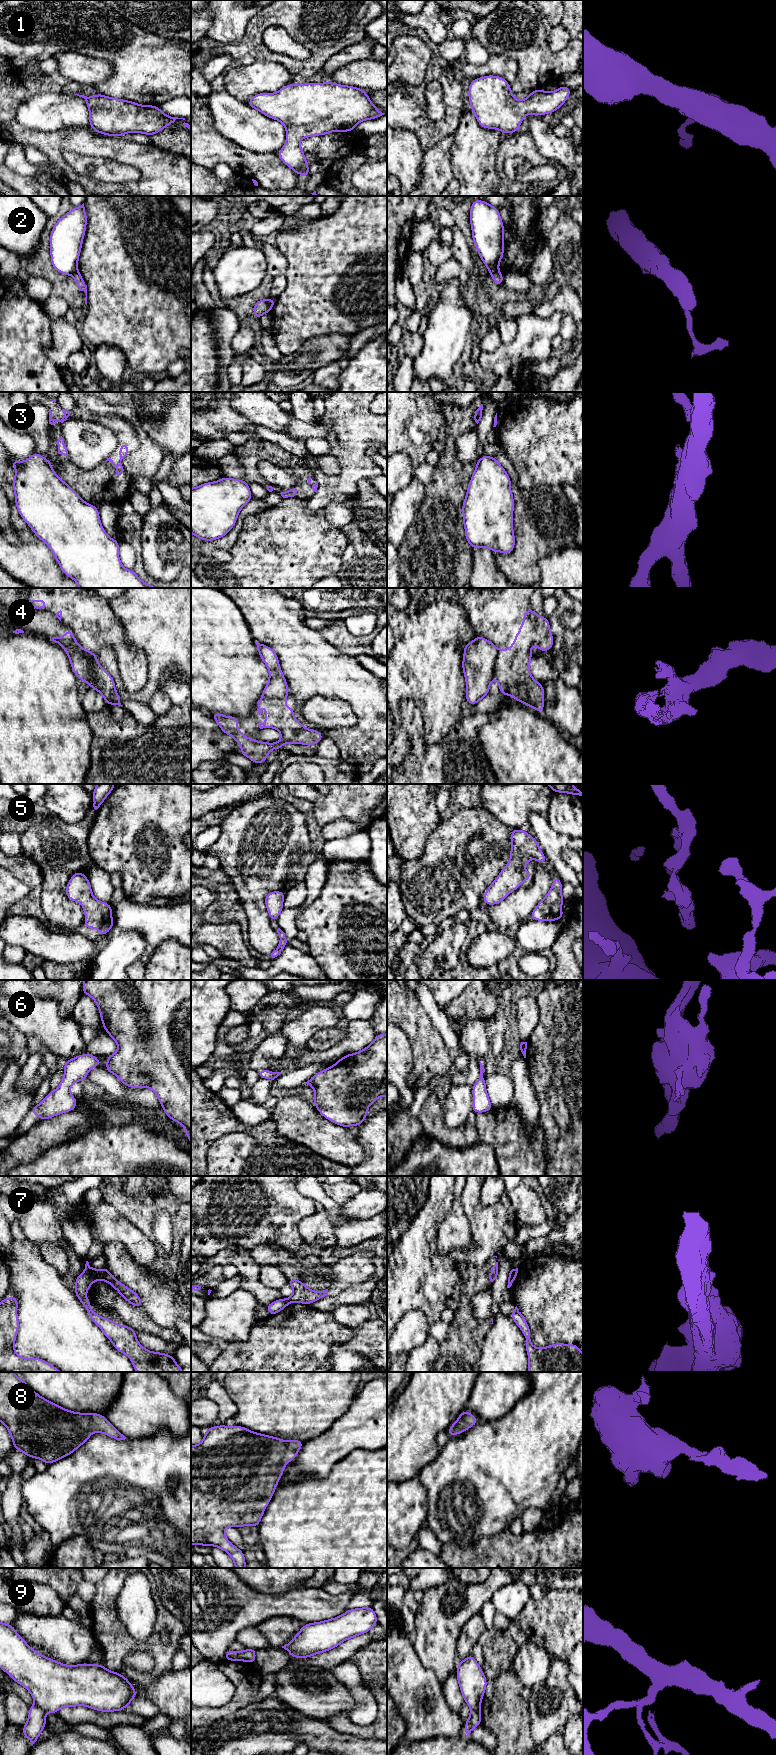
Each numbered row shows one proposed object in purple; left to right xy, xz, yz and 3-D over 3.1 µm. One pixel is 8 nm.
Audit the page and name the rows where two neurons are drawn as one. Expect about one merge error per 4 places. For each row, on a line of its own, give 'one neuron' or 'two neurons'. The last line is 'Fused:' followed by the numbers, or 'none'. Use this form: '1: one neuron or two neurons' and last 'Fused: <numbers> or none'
1: one neuron
2: two neurons
3: two neurons
4: two neurons
5: one neuron
6: one neuron
7: two neurons
8: one neuron
9: two neurons
Fused: 2, 3, 4, 7, 9

